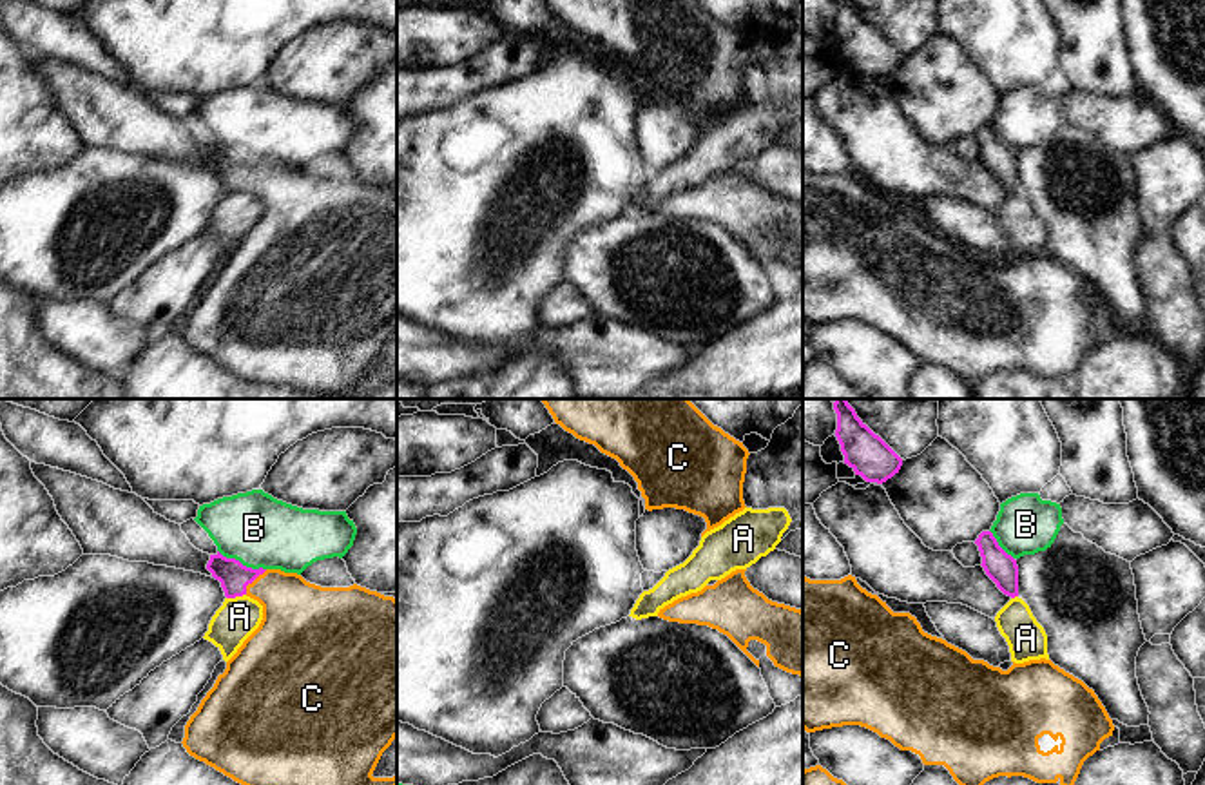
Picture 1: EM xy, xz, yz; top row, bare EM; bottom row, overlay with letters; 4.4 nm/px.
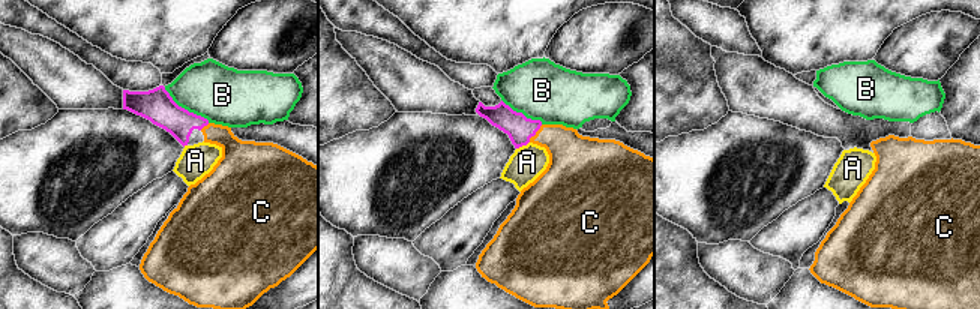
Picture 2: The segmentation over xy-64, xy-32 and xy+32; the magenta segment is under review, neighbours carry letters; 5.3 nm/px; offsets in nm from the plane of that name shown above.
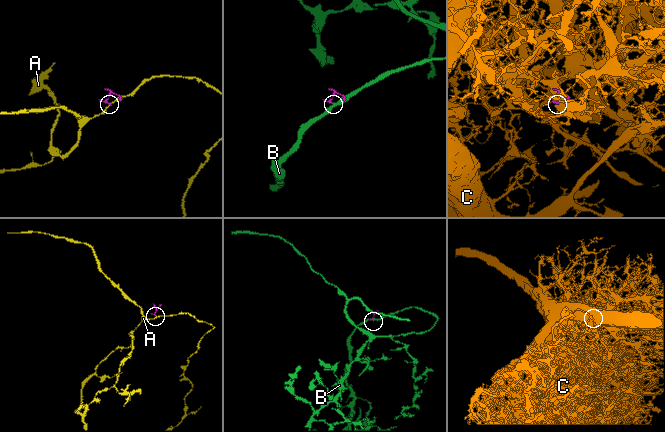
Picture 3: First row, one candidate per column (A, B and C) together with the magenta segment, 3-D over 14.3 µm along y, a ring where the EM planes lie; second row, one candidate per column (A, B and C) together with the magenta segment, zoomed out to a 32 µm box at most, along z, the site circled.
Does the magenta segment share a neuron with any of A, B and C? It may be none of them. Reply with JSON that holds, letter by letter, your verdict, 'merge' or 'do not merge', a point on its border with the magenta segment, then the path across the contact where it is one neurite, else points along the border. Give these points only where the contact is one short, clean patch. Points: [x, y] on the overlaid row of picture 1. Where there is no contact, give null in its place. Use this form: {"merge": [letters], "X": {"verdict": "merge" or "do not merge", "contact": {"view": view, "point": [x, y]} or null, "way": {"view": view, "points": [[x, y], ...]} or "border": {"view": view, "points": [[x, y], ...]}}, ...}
{"merge": ["C"], "A": {"verdict": "do not merge", "contact": {"view": "xy", "point": [236, 595]}, "border": {"view": "xy", "points": [[245, 593], [227, 599]]}}, "B": {"verdict": "do not merge", "contact": {"view": "xy", "point": [240, 562]}, "border": {"view": "xy", "points": [[218, 550], [247, 566], [265, 570]]}}, "C": {"verdict": "merge", "contact": {"view": "xy", "point": [252, 581]}, "way": {"view": "xy", "points": [[234, 577], [238, 581], [252, 581], [267, 586], [296, 615]]}}}

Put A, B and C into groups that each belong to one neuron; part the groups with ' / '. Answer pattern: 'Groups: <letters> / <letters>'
Groups: A / B / C

